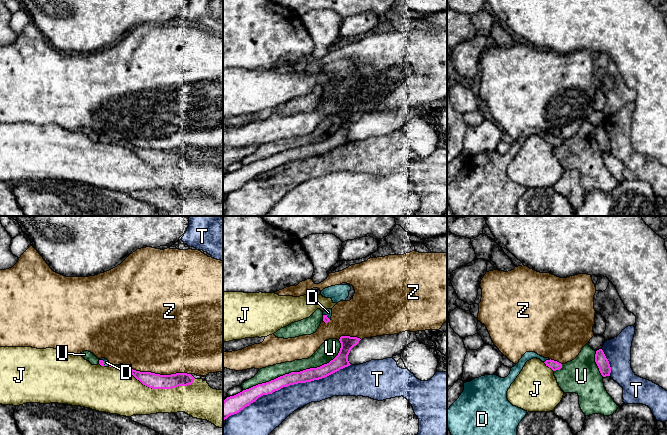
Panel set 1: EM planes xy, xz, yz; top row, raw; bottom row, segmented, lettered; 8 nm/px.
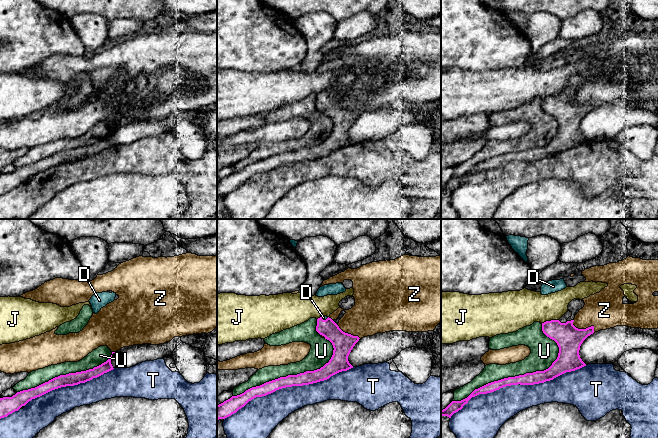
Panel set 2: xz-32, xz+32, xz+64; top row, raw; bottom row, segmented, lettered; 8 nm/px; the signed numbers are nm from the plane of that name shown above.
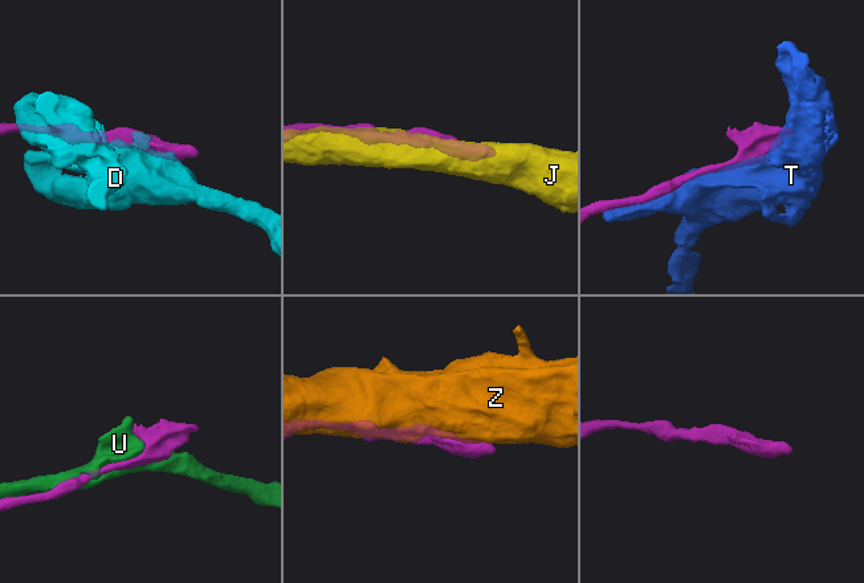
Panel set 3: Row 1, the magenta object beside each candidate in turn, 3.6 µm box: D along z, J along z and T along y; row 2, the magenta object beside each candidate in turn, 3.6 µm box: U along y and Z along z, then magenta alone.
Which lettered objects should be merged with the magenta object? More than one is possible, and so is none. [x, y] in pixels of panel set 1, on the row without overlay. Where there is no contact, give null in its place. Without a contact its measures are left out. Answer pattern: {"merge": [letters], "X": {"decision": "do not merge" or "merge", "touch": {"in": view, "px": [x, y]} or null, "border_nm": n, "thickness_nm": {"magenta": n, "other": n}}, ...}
{"merge": ["D"], "D": {"decision": "merge", "touch": {"in": "yz", "px": [547, 136]}, "border_nm": 60, "thickness_nm": {"magenta": 80, "other": 70}}, "J": {"decision": "do not merge", "touch": {"in": "xy", "px": [162, 164]}, "border_nm": 550, "thickness_nm": {"magenta": 130, "other": 280}}, "T": {"decision": "do not merge", "touch": {"in": "xz", "px": [288, 161]}, "border_nm": 1100, "thickness_nm": {"magenta": 110, "other": 260}}, "U": {"decision": "do not merge", "touch": {"in": "xz", "px": [295, 148]}, "border_nm": 900, "thickness_nm": {"magenta": 110, "other": 120}}, "Z": {"decision": "do not merge", "touch": {"in": "xy", "px": [161, 151]}, "border_nm": 480, "thickness_nm": {"magenta": 130, "other": 480}}}

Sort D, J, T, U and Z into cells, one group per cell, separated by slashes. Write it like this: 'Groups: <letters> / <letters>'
Groups: D / J / T / U / Z

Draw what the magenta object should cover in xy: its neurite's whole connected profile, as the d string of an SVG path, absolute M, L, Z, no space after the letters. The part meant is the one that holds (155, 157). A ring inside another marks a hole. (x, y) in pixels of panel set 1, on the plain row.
M131 146L132 150L143 161L152 165L172 165L178 162L191 161L194 153L187 149L176 149L171 151L160 151L151 148L140 148Z

